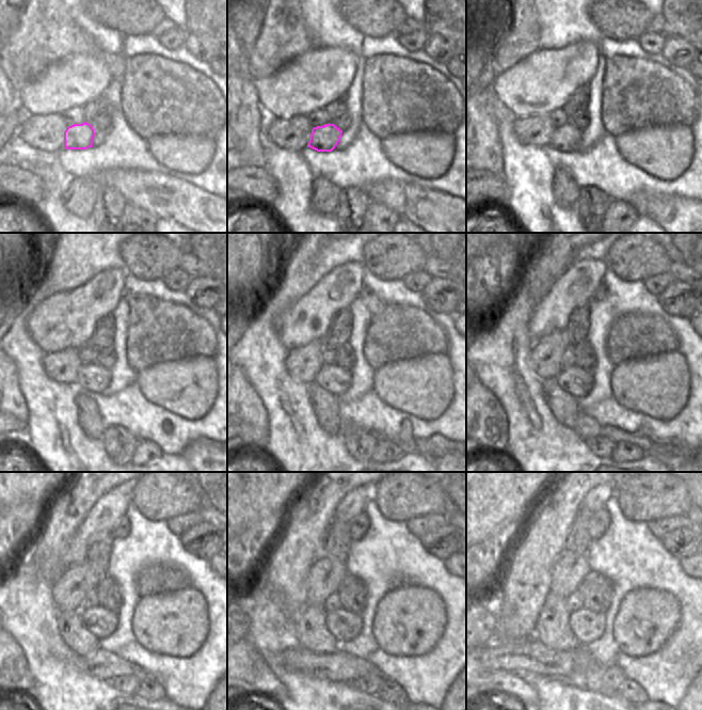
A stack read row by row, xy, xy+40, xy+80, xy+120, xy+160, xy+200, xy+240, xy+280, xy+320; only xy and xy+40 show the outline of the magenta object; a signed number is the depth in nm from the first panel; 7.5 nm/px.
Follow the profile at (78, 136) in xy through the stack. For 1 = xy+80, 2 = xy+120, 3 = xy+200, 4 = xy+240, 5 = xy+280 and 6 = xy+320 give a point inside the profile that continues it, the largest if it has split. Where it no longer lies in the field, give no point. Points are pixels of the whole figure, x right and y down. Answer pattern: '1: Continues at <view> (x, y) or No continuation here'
1: Continues at xy+80 (567, 138)
2: Continues at xy+120 (94, 378)
3: Continues at xy+200 (576, 381)
4: Continues at xy+240 (100, 621)
5: Continues at xy+280 (345, 625)
6: Continues at xy+320 (587, 626).

